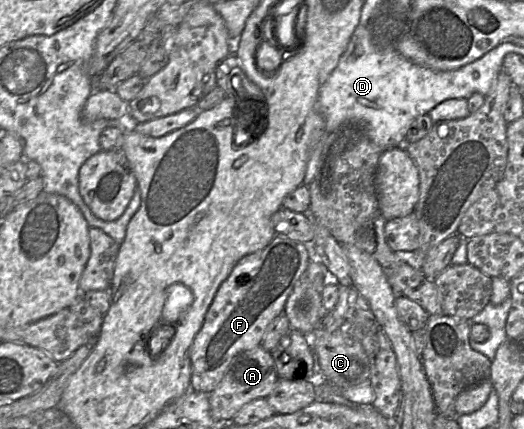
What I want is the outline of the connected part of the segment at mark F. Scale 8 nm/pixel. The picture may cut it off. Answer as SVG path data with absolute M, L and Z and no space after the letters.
M276 234L264 249L249 254L239 262L243 262L241 273L229 276L219 287L203 322L194 338L190 349L192 366L191 389L196 392L211 393L225 375L231 361L239 353L261 345L269 324L284 312L285 303L298 280L307 272L312 251L310 245L291 240Z

